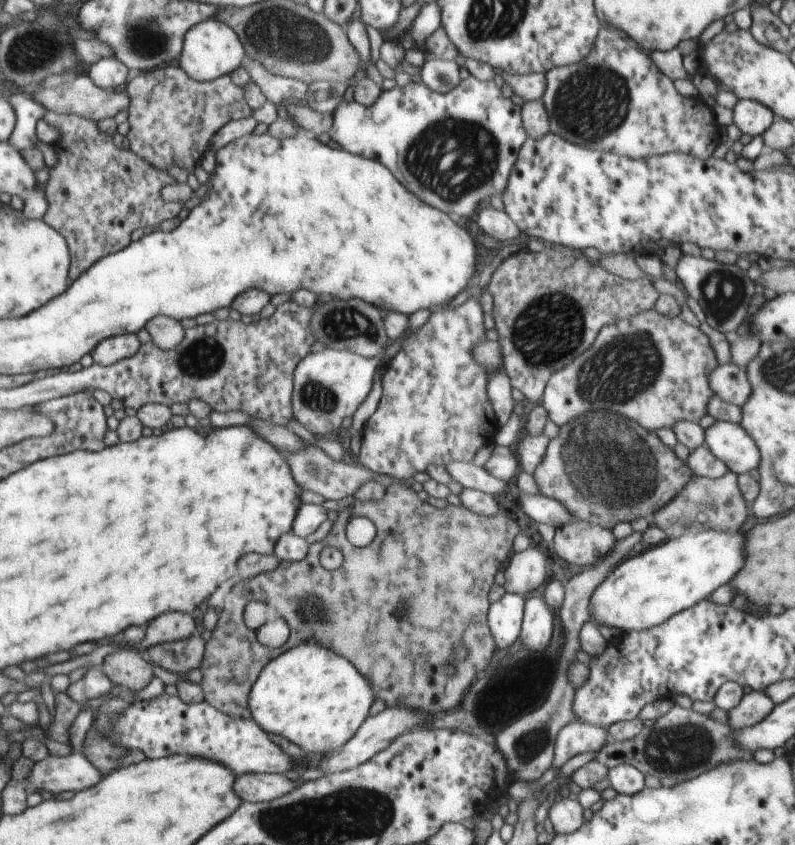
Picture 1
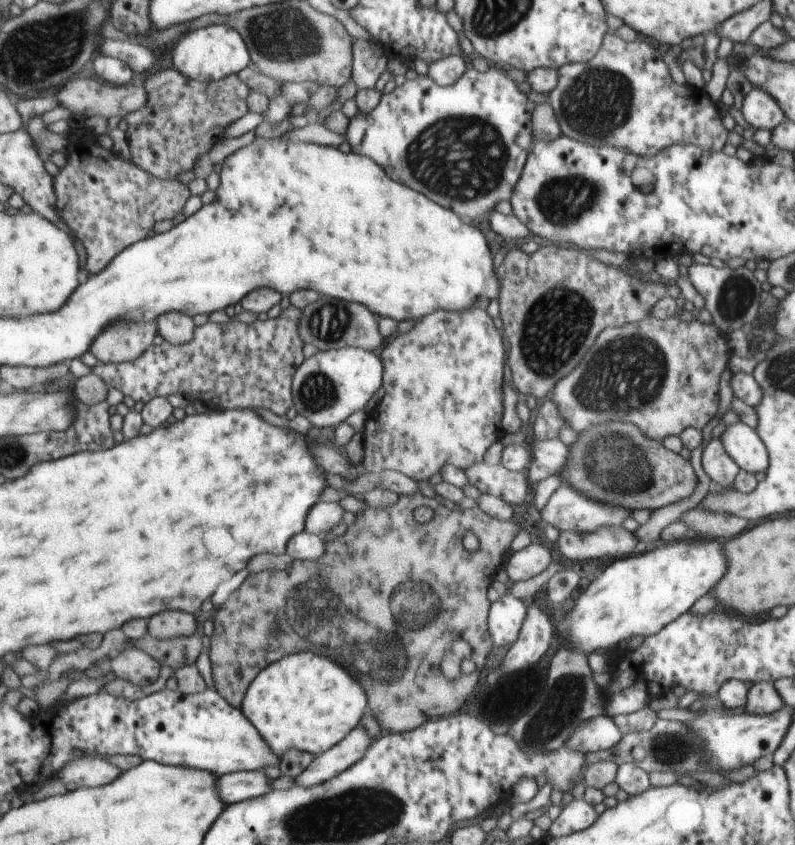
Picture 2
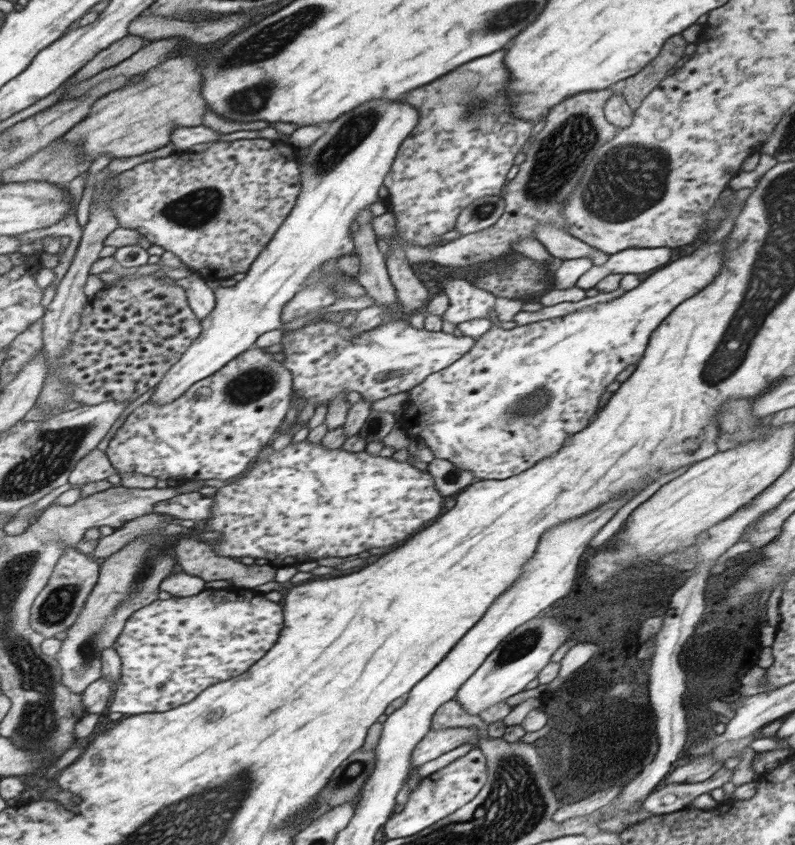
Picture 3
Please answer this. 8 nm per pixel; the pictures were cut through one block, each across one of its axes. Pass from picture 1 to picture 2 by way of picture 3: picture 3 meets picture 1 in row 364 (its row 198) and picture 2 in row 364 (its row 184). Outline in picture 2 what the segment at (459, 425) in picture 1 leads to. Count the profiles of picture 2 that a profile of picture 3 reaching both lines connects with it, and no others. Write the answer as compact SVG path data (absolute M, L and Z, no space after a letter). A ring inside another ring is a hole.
M468 308L466 312L446 312L446 310L438 310L432 312L430 316L426 316L424 320L420 319L417 324L406 334L398 334L393 338L388 339L382 349L378 352L381 356L381 361L384 366L383 387L384 398L378 404L376 410L372 410L370 418L365 420L363 430L363 443L364 443L364 459L362 465L367 472L380 473L383 471L396 470L402 472L404 476L420 482L429 481L435 474L441 473L442 468L445 466L454 466L465 470L470 468L472 464L483 463L484 454L486 450L500 442L504 437L505 431L501 426L502 416L504 416L504 408L502 408L502 386L504 386L504 364L505 350L502 344L502 336L499 330L493 324L493 319L481 308Z

